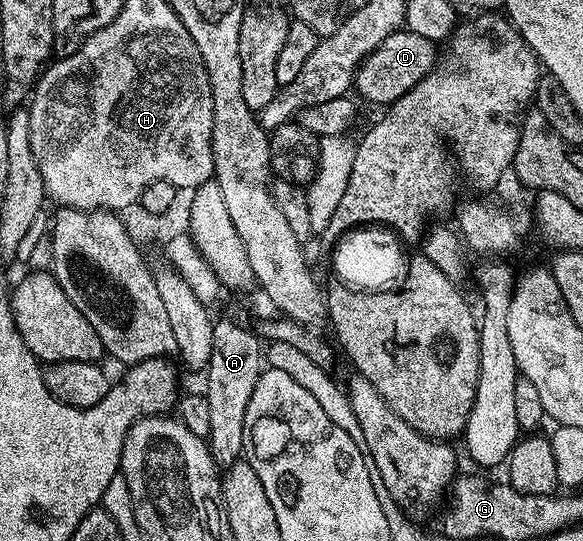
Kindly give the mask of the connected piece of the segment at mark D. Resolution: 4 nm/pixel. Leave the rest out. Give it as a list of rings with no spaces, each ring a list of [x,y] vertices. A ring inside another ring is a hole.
[[[399,31],[388,35],[380,47],[376,47],[362,60],[358,70],[354,72],[353,88],[358,89],[357,96],[363,102],[371,101],[374,105],[389,107],[393,101],[400,99],[416,83],[423,81],[425,77],[436,68],[440,53],[436,50],[435,42],[424,39],[424,35],[416,35],[409,31]]]

